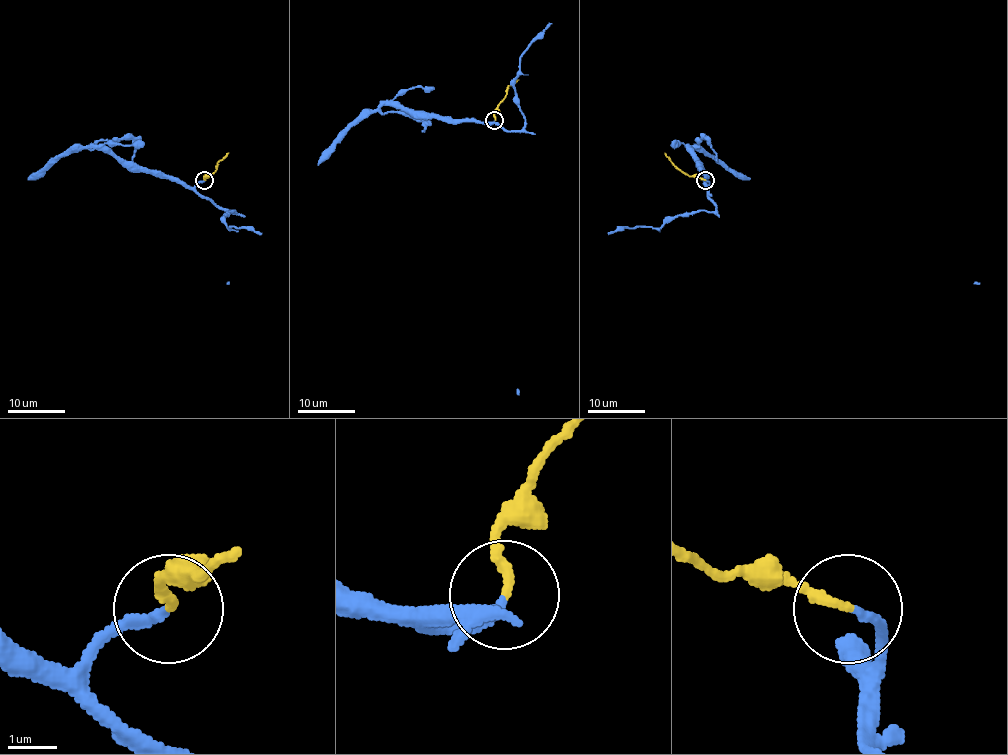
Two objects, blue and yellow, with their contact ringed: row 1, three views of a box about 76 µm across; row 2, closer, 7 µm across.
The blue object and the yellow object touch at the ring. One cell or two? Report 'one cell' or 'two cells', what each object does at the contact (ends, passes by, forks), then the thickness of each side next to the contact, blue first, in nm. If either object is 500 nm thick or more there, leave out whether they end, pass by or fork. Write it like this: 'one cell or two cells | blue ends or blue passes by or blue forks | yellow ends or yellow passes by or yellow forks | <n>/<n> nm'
one cell | blue ends | yellow ends | 160/190 nm

